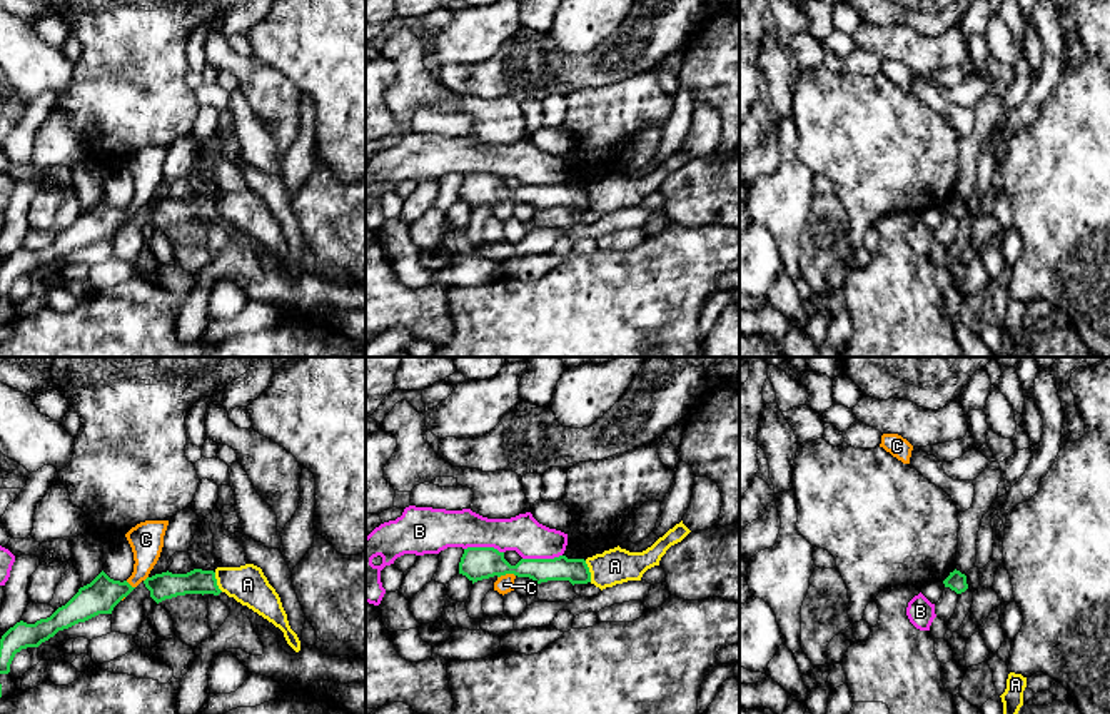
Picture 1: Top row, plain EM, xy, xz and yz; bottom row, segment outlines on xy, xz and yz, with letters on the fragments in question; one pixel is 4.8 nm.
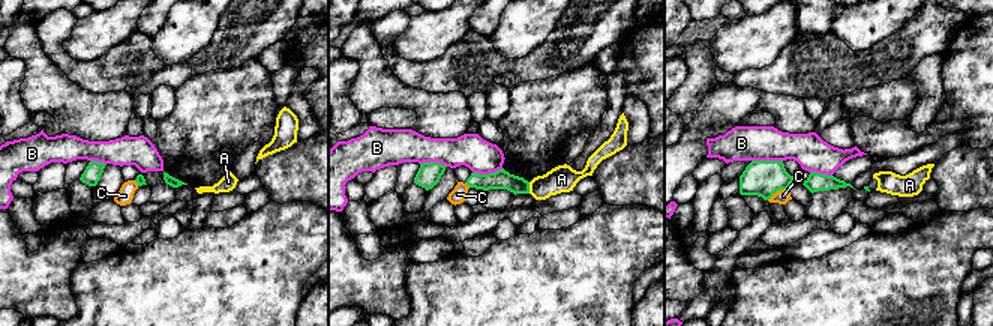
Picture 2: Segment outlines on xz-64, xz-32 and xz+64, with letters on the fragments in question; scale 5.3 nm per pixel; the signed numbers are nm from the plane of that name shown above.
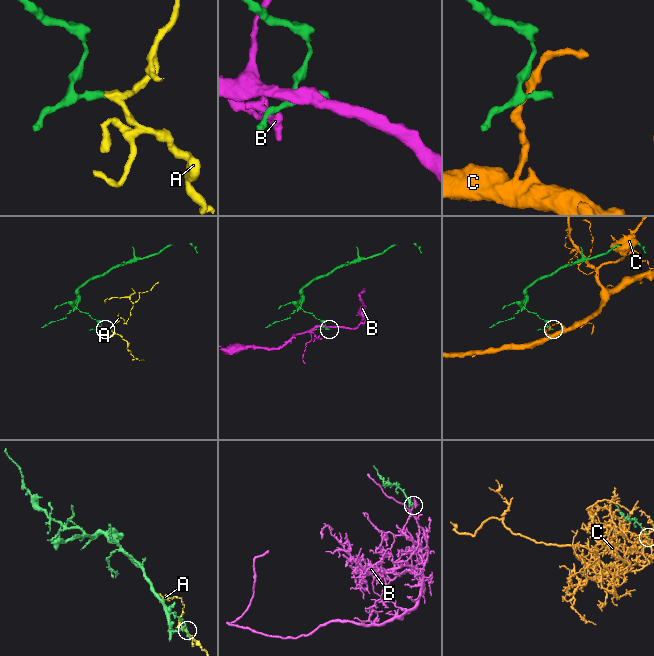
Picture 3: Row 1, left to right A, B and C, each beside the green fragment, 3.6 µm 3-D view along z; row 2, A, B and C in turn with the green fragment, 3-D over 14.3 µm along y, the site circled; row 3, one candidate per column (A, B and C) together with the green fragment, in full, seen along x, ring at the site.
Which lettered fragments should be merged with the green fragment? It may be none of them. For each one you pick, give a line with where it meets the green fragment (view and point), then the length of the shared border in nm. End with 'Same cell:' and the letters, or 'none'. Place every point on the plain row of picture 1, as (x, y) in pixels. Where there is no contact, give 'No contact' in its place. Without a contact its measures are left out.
Same cell: none

